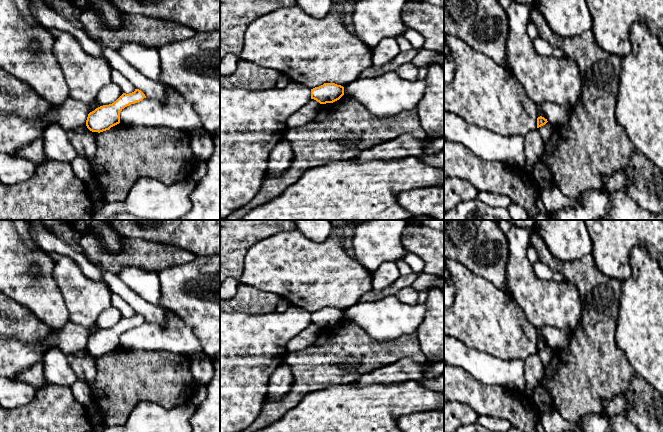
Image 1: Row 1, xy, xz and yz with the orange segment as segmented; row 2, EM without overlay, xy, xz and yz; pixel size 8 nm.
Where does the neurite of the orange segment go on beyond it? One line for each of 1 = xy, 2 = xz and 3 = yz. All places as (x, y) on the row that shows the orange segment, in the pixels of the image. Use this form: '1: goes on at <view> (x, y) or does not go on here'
1: does not go on here
2: does not go on here
3: does not go on here

